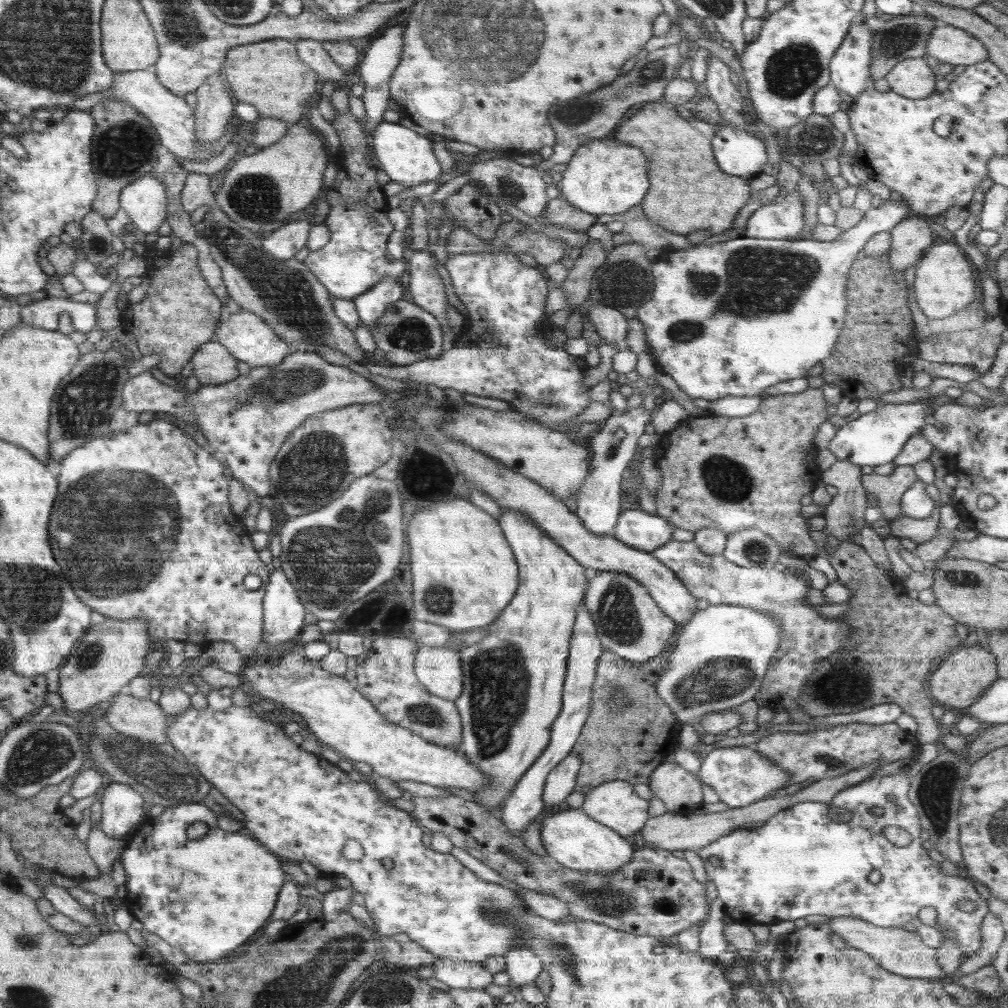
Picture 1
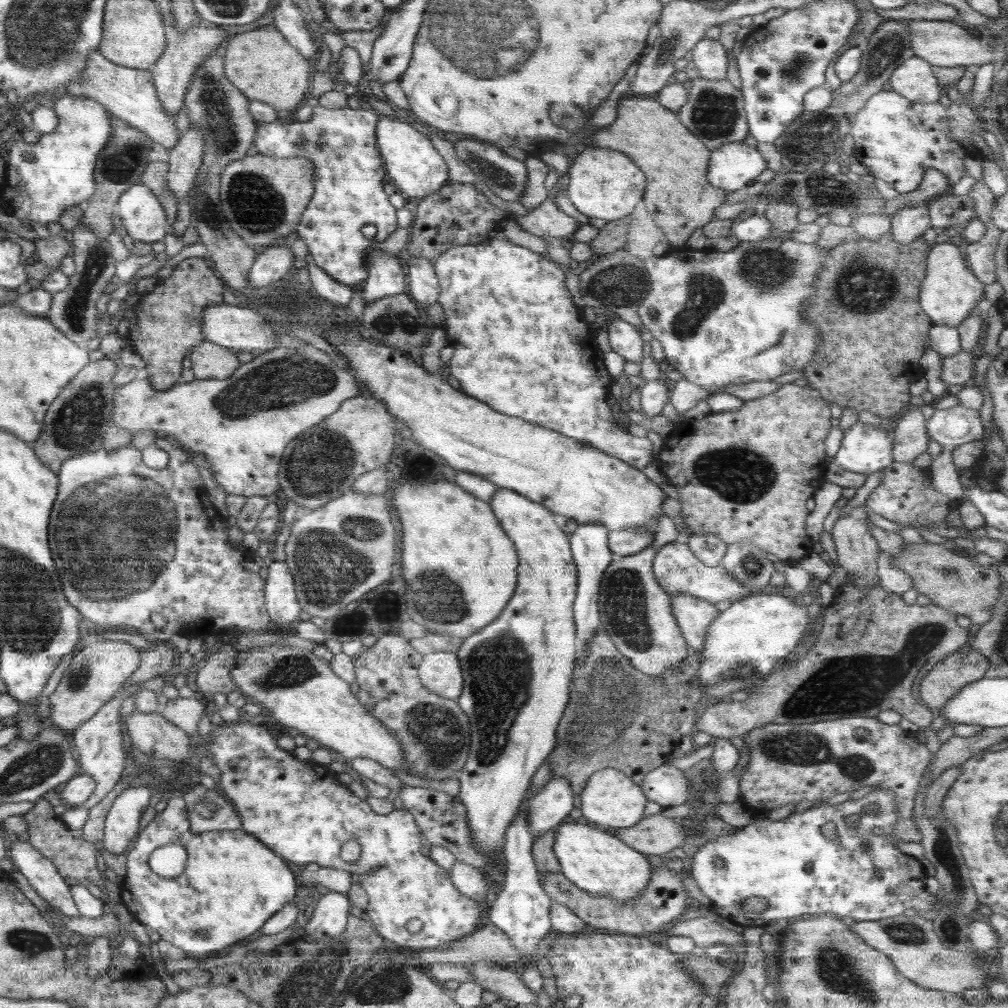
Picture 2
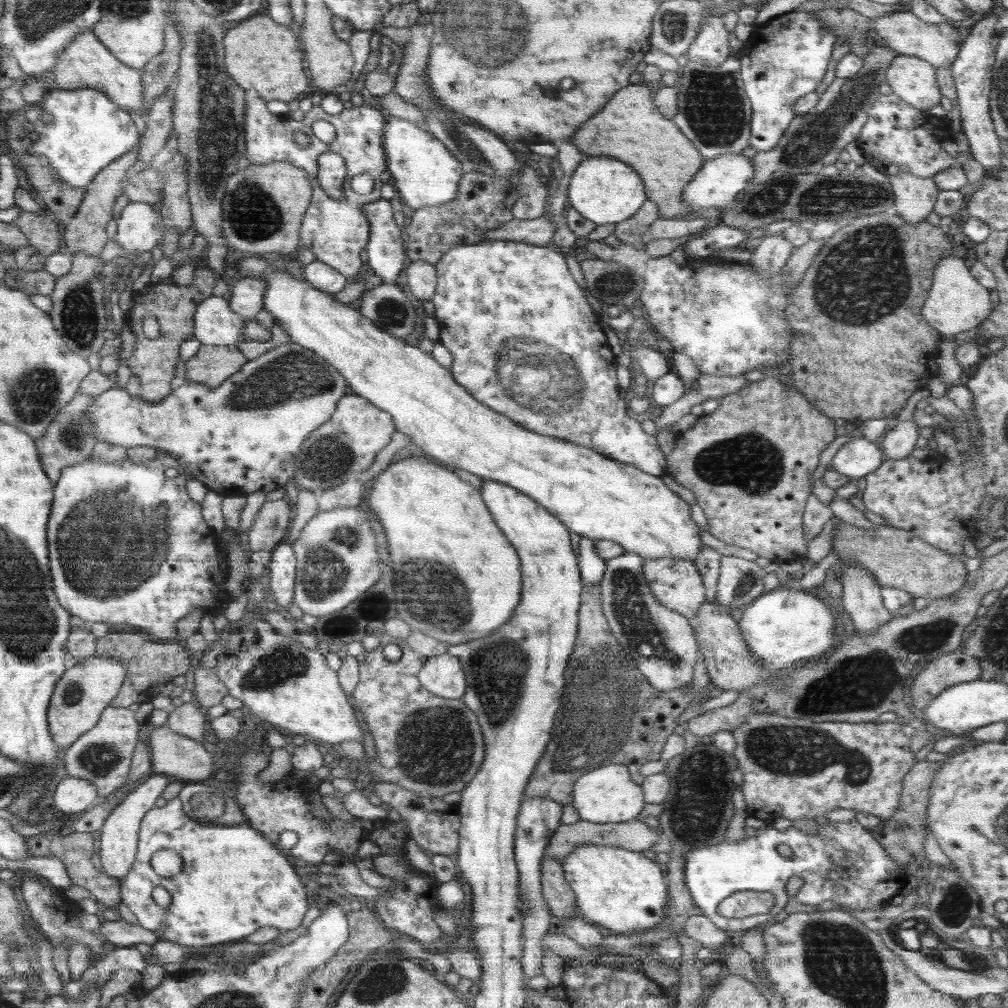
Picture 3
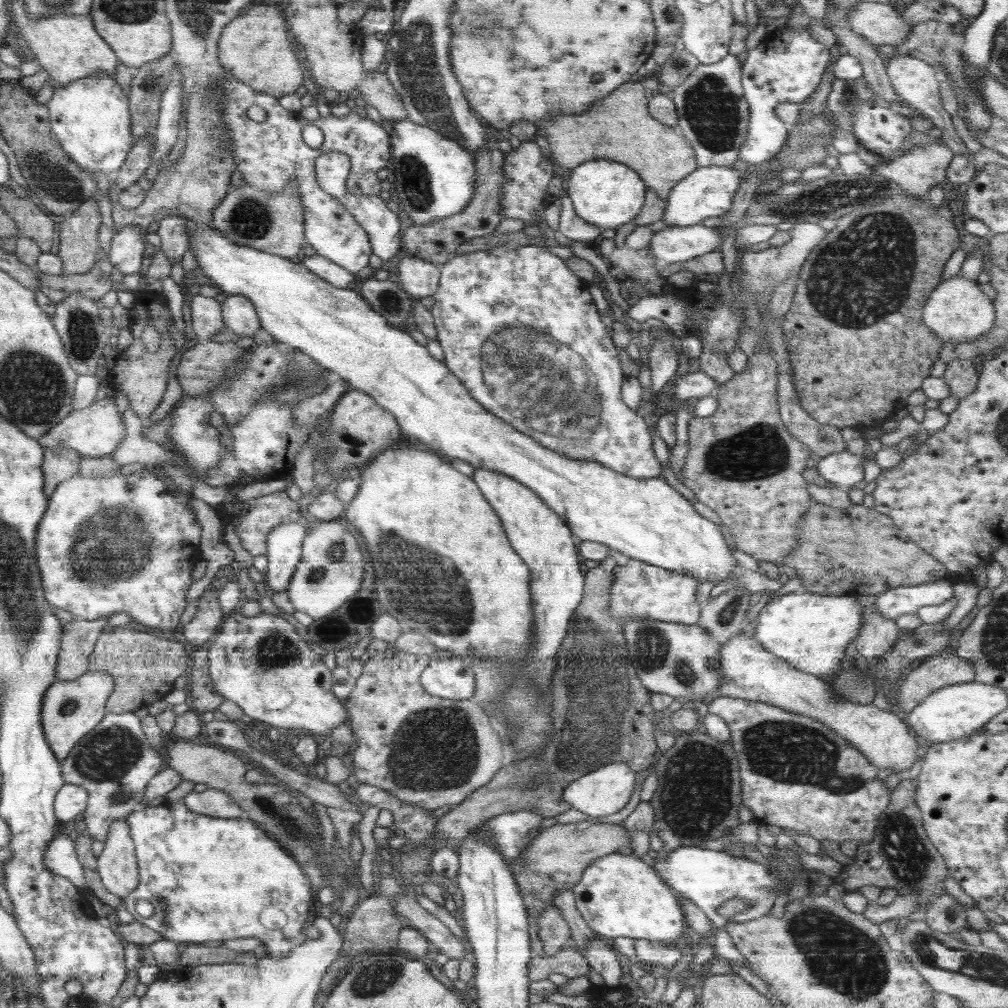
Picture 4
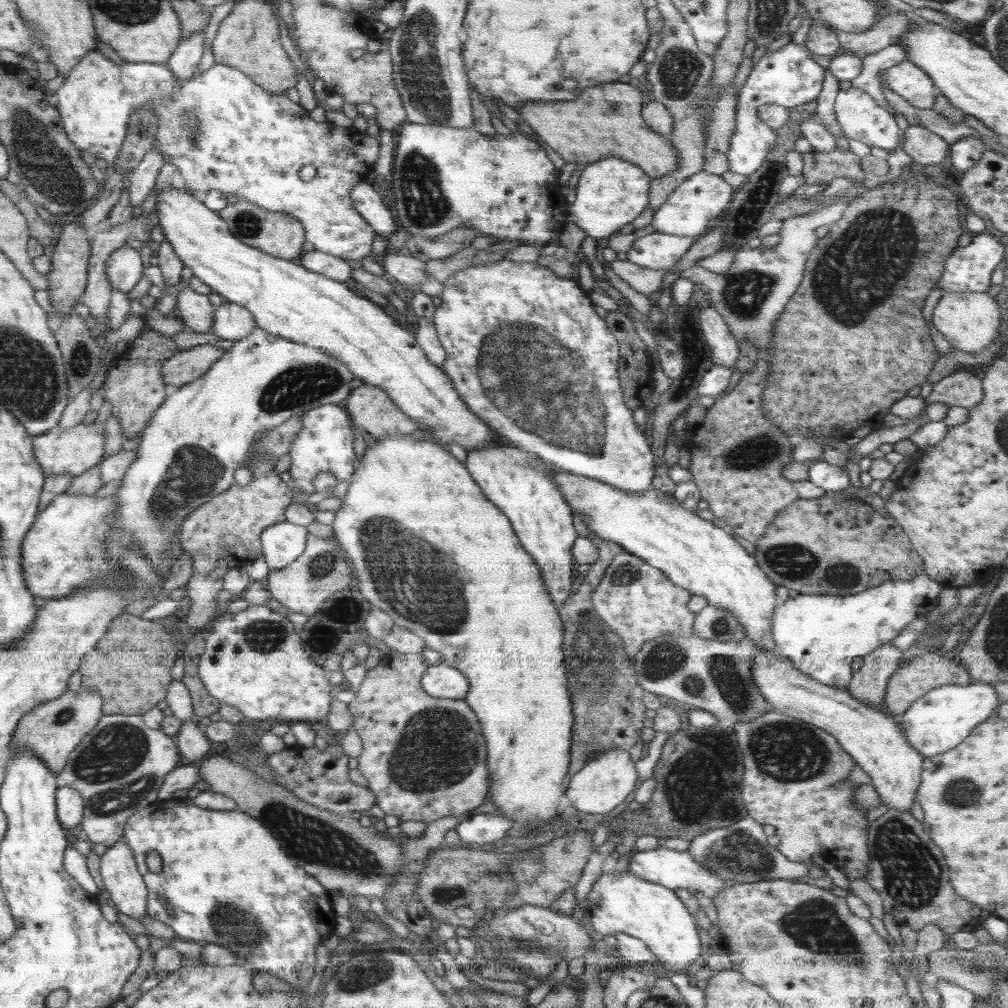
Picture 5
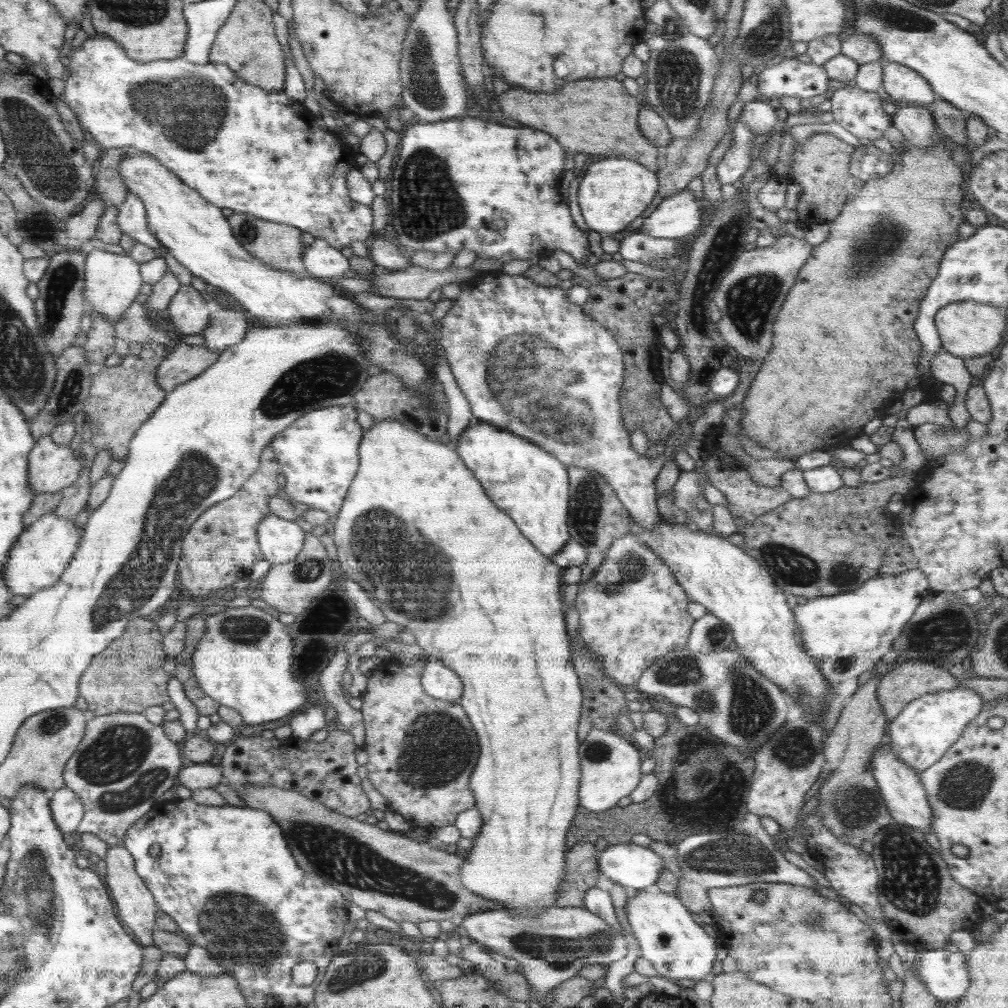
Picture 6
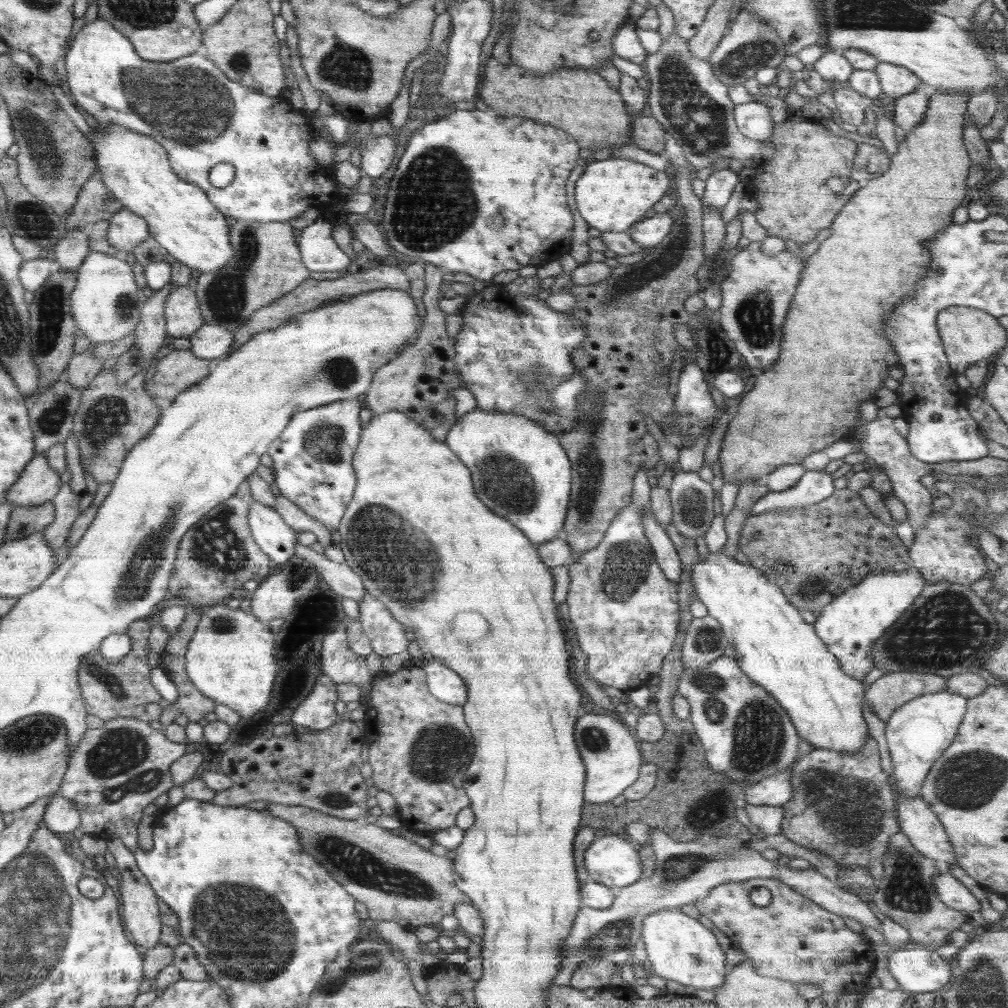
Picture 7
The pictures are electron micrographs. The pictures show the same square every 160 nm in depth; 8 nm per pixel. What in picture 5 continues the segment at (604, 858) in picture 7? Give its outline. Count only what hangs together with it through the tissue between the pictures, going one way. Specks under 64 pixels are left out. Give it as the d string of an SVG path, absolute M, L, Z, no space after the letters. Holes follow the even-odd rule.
M658 847L649 851L637 851L629 859L628 870L632 874L650 882L654 881L656 884L661 884L670 890L675 891L676 888L685 888L690 892L691 890L697 890L706 898L714 900L715 896L719 894L719 890L731 885L728 880L724 880L716 876L715 872L711 872L710 868L698 864L688 851L680 852Z

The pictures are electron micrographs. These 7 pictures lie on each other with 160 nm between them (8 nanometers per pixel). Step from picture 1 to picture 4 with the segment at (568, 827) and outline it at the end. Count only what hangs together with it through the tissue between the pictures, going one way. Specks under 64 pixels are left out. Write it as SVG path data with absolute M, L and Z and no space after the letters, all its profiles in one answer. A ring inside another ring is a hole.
M612 853L593 860L571 889L575 905L585 923L601 938L628 936L680 946L685 934L683 910L671 888L650 865L650 860Z

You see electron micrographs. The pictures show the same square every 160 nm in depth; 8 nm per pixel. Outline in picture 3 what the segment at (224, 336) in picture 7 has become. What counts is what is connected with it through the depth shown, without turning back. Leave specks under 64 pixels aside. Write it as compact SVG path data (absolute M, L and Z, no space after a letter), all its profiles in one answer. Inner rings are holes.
M263 274L246 276L236 282L229 300L230 310L239 314L247 322L253 320L263 308L266 300L267 281Z

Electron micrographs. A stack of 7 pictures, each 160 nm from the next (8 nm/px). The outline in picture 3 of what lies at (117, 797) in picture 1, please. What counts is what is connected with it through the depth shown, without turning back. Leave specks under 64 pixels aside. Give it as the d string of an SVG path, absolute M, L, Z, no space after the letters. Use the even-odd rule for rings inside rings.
M152 774L146 782L142 782L122 803L112 810L101 826L99 855L102 862L102 872L116 878L121 884L135 864L134 856L137 855L136 842L139 842L138 826L141 826L140 820L144 819L144 814L150 811L154 802L162 796L166 784L168 784L166 776Z

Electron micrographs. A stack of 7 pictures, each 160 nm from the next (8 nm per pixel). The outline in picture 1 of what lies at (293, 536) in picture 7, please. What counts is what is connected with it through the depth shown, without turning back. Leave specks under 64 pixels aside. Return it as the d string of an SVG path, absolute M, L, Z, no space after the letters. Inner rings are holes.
M281 569L272 572L271 583L266 588L266 598L263 599L263 641L268 647L282 646L300 634L307 612L296 589Z

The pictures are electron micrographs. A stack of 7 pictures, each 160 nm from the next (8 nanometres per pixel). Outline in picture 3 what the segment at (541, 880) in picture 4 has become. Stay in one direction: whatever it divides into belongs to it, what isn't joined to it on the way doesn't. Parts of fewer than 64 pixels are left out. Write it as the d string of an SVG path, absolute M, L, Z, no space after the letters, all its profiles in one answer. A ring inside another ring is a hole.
M636 818L623 823L593 823L580 819L577 823L558 826L549 838L544 855L555 858L562 865L563 859L566 859L581 844L606 844L626 848L634 852L642 852L642 850L650 849L654 843L662 840L661 827L659 826L658 829L659 831L656 832L648 827L646 823L638 821Z

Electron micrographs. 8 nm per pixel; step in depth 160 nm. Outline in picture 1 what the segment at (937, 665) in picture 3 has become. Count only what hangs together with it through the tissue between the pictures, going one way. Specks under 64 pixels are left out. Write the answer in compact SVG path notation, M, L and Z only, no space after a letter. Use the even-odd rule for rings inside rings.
M975 644L952 652L939 663L939 667L935 668L930 676L929 695L936 698L937 704L947 708L966 709L998 678L996 657Z

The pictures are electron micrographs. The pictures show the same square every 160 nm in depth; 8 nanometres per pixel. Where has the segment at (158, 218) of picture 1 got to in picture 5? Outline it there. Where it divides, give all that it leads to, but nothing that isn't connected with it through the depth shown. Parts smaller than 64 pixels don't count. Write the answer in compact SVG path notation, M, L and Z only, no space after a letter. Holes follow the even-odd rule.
M125 244L110 256L106 273L112 289L127 293L138 284L144 269L140 254Z

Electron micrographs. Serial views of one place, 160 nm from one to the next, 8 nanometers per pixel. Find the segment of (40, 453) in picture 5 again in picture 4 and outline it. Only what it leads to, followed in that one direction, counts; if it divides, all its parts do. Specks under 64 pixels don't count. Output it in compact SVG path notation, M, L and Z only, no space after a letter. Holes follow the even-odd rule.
M102 399L92 403L88 408L83 408L82 410L73 409L66 419L55 424L38 441L43 445L43 448L53 448L53 450L71 448L79 452L81 458L88 458L89 456L110 455L124 440L125 436L126 427L113 399Z

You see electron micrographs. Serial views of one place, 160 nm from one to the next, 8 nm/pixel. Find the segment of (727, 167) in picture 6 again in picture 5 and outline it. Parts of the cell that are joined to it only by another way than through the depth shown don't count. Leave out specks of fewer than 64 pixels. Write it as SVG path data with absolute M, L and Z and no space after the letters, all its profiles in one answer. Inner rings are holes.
M791 41L777 52L766 52L752 68L744 86L738 96L735 116L736 128L730 138L730 152L728 152L728 171L736 174L749 175L764 163L768 152L778 138L776 129L762 122L757 115L760 107L778 104L796 107L817 99L822 90L826 70L812 59L812 53L806 44L798 45Z

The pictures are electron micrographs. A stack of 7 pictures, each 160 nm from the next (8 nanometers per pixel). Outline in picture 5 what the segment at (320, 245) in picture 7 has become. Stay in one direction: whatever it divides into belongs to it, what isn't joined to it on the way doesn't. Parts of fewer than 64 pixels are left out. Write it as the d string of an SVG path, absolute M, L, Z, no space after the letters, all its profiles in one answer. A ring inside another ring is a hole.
M314 250L305 252L298 261L305 269L311 269L321 275L332 277L332 280L345 282L351 276L352 267L348 260L335 257L325 252Z

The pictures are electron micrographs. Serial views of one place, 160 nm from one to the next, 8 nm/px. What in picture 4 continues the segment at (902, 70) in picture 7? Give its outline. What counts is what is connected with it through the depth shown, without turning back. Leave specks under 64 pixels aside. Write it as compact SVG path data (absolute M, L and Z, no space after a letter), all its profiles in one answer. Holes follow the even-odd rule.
M908 56L892 58L885 70L896 96L900 96L904 103L920 110L924 119L929 121L929 124L933 127L933 131L939 134L940 139L954 154L964 153L964 156L968 156L968 160L972 160L973 154L969 152L964 141L956 133L951 115L944 110L939 94L941 77L937 74L935 68L922 60L918 60L918 58Z

